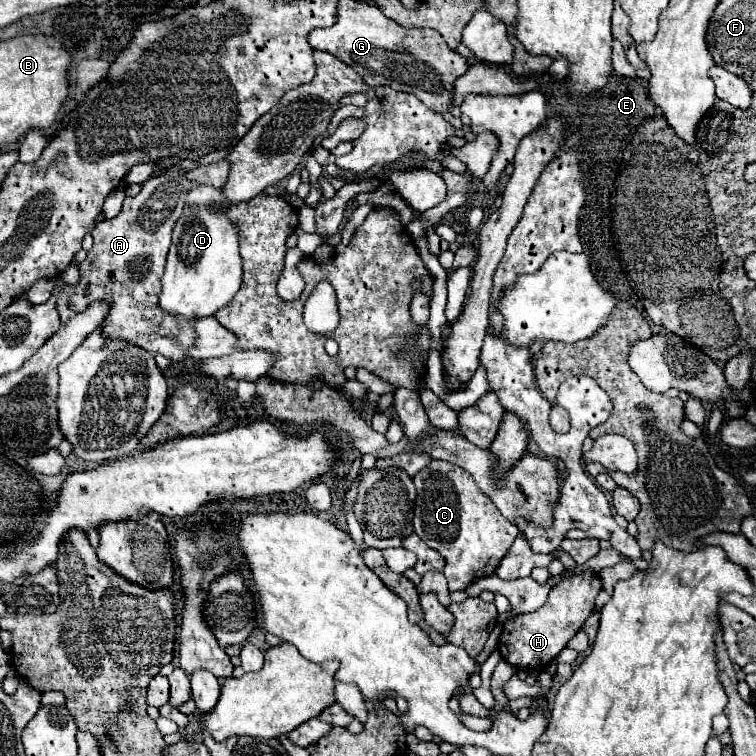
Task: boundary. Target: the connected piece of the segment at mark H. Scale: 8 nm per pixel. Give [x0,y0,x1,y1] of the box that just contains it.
[499,569,601,669]

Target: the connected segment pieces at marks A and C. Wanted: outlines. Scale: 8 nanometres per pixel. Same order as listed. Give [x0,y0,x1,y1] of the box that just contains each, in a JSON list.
[[71,169,197,361],[413,461,519,591]]

